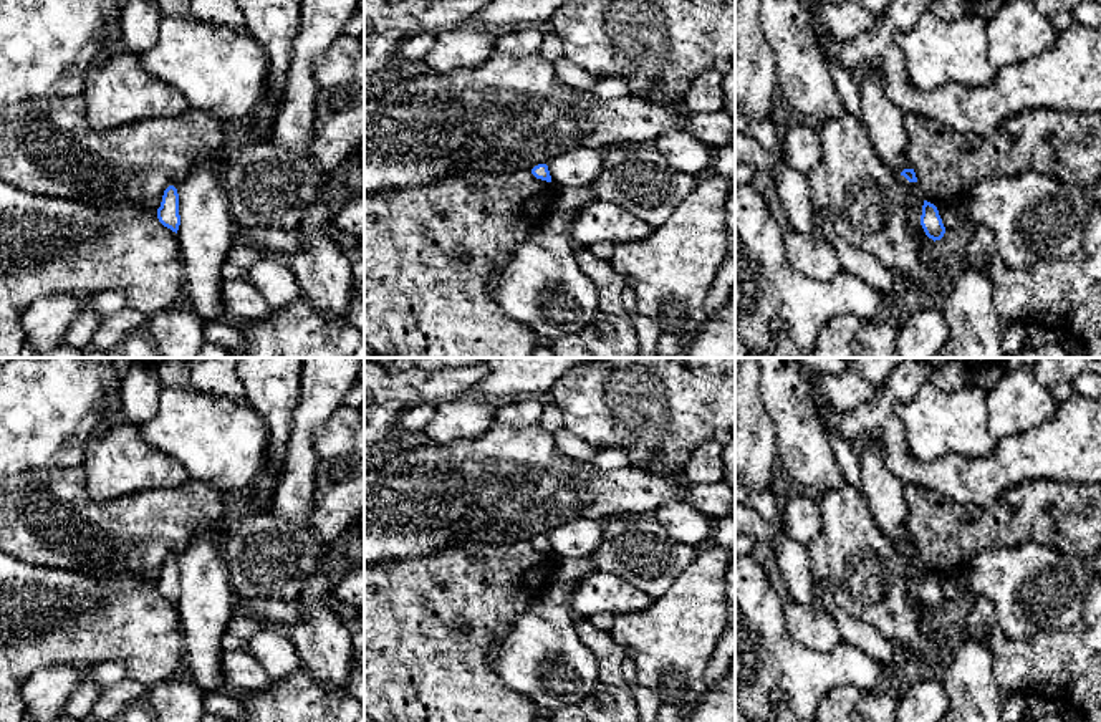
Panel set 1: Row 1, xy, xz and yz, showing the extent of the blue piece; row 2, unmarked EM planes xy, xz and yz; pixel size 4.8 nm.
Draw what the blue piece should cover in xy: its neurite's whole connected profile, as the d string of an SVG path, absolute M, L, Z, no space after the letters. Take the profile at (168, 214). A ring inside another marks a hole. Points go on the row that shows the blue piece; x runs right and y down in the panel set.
M169 185L164 190L161 207L157 209L157 219L164 227L177 233L180 225L180 215L179 215L179 194L174 185Z

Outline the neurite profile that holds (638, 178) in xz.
M652 144L613 146L591 189L598 200L624 207L654 229L697 185L697 177L676 171Z

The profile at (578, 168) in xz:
M576 147L555 156L546 166L555 185L588 187L603 171L604 151Z

